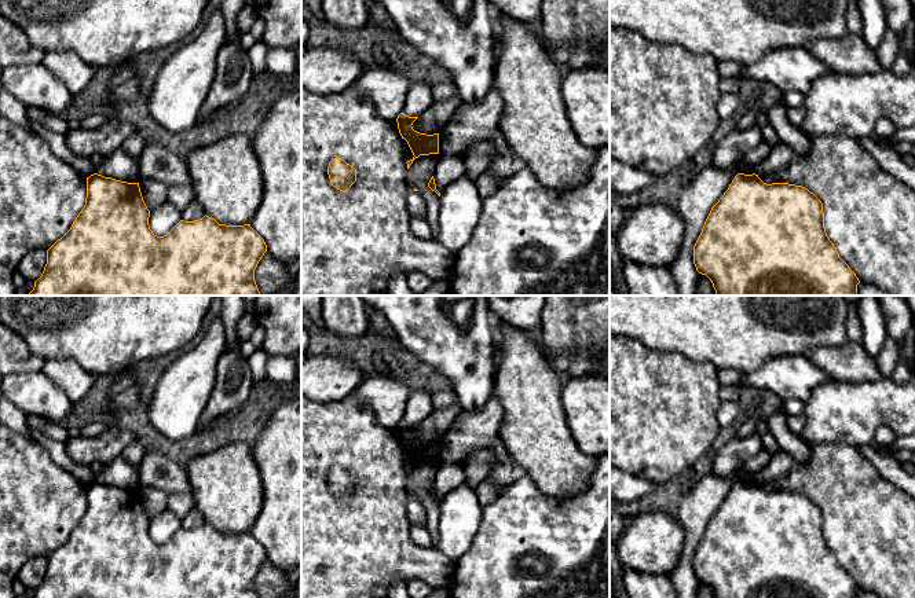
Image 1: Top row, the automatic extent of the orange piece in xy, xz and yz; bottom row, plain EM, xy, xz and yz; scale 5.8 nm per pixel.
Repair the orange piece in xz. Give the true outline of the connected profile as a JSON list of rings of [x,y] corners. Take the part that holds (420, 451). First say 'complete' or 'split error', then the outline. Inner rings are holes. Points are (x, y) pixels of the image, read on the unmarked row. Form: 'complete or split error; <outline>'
complete; [[[400,421],[396,426],[399,441],[402,447],[407,450],[414,463],[406,470],[407,477],[420,463],[439,462],[439,441],[427,443],[414,439],[411,433],[417,426],[418,425],[409,425],[405,421]]]

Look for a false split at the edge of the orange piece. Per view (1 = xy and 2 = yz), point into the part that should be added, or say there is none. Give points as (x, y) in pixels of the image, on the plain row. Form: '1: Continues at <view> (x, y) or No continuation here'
1: No continuation here
2: No continuation here

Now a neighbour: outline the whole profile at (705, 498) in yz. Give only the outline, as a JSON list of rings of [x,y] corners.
[[[710,473],[700,478],[682,499],[677,520],[684,531],[684,543],[678,564],[671,573],[678,598],[698,598],[699,582],[693,572],[693,554],[711,516],[736,483]]]

